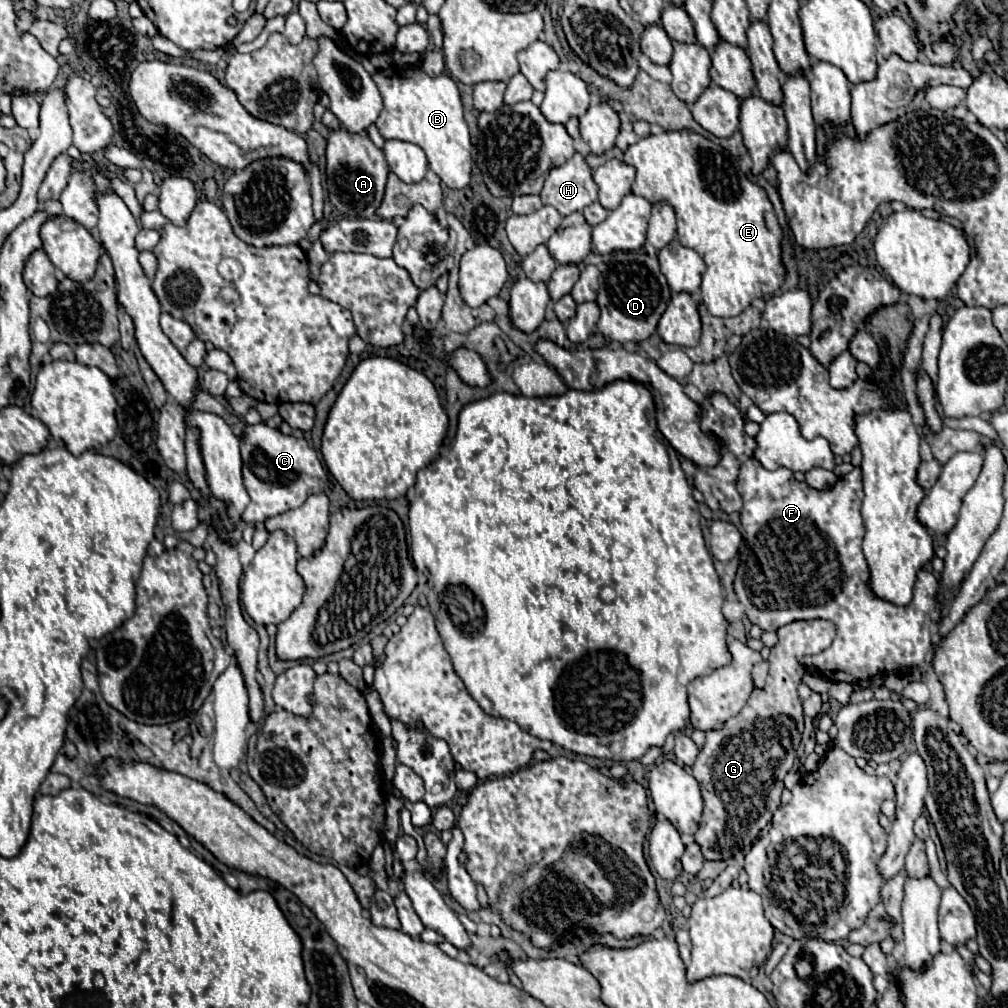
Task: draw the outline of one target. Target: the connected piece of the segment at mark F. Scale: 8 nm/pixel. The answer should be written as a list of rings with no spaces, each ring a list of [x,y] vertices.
[[[750,458],[746,464],[740,466],[738,494],[742,496],[742,528],[744,540],[756,554],[760,562],[760,570],[764,574],[764,582],[752,580],[734,580],[734,592],[738,600],[746,608],[746,616],[752,624],[760,626],[762,630],[778,630],[784,624],[794,620],[812,620],[812,618],[826,618],[836,624],[836,638],[828,650],[816,656],[808,656],[808,666],[814,668],[818,674],[832,682],[860,682],[870,680],[878,674],[904,674],[912,668],[918,668],[926,678],[930,670],[930,656],[932,656],[932,636],[930,626],[936,614],[936,590],[938,580],[934,574],[920,570],[920,576],[914,584],[914,596],[910,604],[896,606],[888,600],[878,598],[870,588],[870,566],[862,554],[862,540],[864,540],[864,522],[860,516],[862,506],[862,470],[854,468],[850,474],[842,476],[834,488],[830,490],[814,490],[794,478],[788,468],[778,468],[774,472],[762,468],[756,458]]]

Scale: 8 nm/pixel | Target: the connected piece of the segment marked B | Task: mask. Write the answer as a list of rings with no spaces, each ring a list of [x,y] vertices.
[[[420,66],[402,68],[398,70],[398,76],[378,72],[372,80],[376,82],[384,102],[380,118],[376,120],[380,136],[384,140],[418,144],[426,152],[430,168],[448,188],[466,188],[472,172],[472,142],[468,124],[462,116],[462,102],[456,82],[448,74],[430,78]]]

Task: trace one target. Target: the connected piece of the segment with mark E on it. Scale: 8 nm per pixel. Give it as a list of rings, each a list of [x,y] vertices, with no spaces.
[[[682,130],[682,132],[660,132],[640,138],[624,152],[624,162],[634,164],[636,180],[634,194],[644,196],[650,202],[666,200],[674,206],[678,220],[678,240],[696,250],[704,262],[706,272],[702,276],[704,304],[714,316],[738,316],[756,298],[774,294],[786,280],[786,268],[782,264],[782,228],[774,214],[774,208],[758,184],[750,182],[738,168],[736,160],[730,160],[730,152],[712,140]]]

